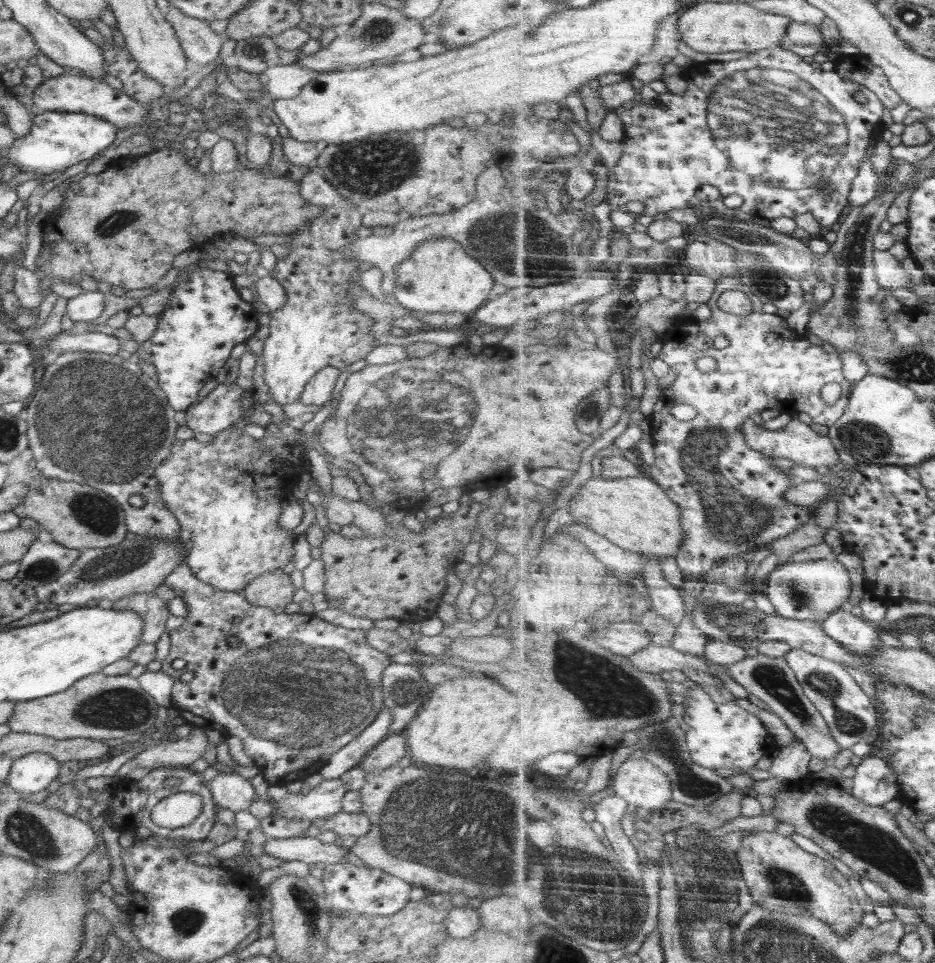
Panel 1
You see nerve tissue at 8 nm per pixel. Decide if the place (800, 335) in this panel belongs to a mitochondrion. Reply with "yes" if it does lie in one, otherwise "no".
no

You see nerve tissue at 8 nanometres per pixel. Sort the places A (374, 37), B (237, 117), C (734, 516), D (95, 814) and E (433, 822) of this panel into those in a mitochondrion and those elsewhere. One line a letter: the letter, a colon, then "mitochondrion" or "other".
A: mitochondrion
B: other
C: mitochondrion
D: other
E: mitochondrion

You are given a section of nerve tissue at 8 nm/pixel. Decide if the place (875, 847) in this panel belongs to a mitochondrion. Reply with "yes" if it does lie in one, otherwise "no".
yes

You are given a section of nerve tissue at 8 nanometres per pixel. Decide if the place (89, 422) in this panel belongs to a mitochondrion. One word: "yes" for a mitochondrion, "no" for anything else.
yes

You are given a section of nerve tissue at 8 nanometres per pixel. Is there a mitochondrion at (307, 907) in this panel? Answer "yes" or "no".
yes

